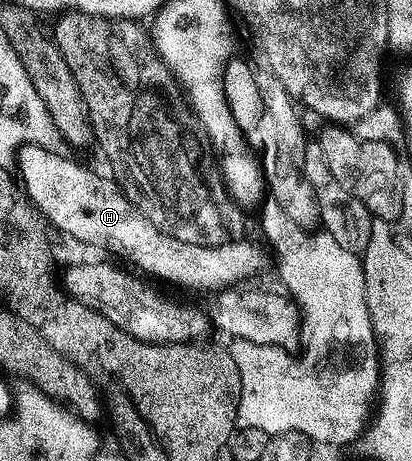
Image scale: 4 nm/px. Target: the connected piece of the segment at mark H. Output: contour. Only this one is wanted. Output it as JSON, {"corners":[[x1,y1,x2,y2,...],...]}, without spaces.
{"corners":[[23,144,16,157,16,168,22,171,21,183,33,207,43,217,46,215,64,235,82,244,103,248,119,256,114,257,119,261,127,260,122,261,127,265,135,264,130,266,147,277,155,276,150,277,155,281,163,280,166,284,191,288,194,292,217,294,242,286,238,284,252,279,266,264,267,249,261,243,258,245,250,240,235,238,220,246,196,246,164,234,164,230,152,226,152,222,140,214,113,175,101,176,66,156,49,152,42,144]]}

